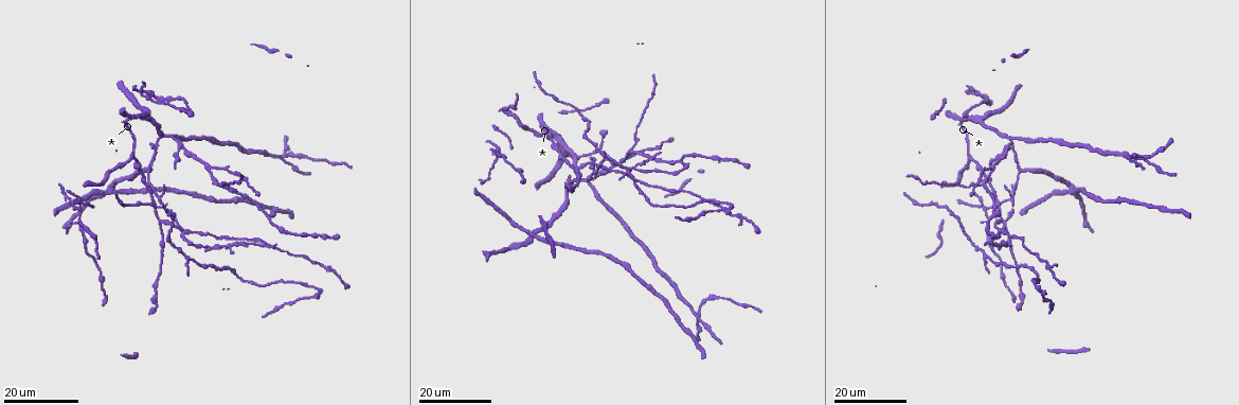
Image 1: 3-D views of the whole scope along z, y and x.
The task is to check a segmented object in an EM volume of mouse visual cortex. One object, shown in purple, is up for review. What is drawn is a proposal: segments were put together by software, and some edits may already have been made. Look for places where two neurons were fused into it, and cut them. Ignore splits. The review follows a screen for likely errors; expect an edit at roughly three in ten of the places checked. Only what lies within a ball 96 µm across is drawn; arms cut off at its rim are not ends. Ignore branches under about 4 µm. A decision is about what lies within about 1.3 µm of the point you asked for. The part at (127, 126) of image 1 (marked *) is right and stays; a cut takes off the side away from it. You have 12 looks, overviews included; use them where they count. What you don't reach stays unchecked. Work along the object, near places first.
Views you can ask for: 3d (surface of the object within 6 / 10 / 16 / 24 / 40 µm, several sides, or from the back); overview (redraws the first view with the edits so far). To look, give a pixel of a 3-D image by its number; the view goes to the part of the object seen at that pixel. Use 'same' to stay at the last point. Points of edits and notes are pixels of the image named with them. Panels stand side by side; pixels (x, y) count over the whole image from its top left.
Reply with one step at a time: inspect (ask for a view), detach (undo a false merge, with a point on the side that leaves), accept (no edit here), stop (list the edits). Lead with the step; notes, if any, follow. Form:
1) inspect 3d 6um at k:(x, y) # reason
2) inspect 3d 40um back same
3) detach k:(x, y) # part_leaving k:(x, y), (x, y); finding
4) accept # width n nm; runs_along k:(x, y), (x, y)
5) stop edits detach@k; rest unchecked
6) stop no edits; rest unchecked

inspect 3d 24um at 1:(631, 151) # a fork

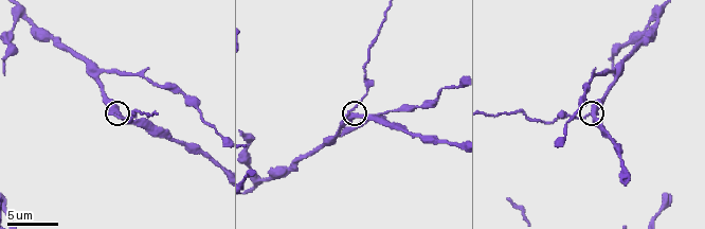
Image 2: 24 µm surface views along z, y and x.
inspect 3d 10um at 2:(591, 114)

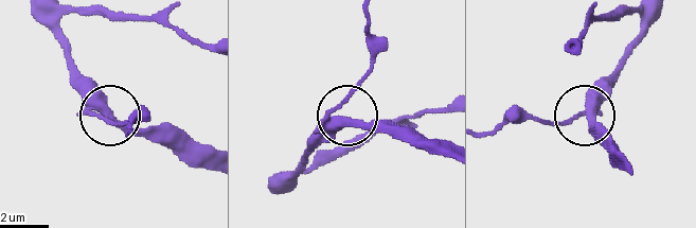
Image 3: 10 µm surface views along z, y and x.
detach 3:(348, 95) # arms 3; a second neuron is stuck on

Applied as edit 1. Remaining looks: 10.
inspect 3d 16um at 1:(153, 93)

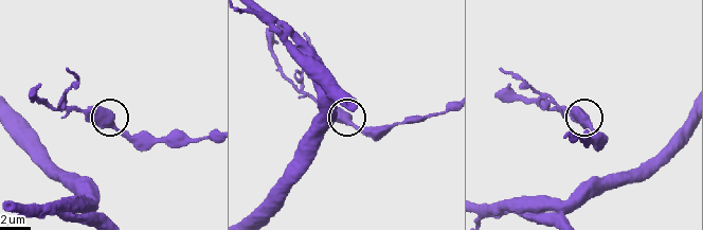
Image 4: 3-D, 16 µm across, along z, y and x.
inspect 3d 10um at 4:(348, 120)

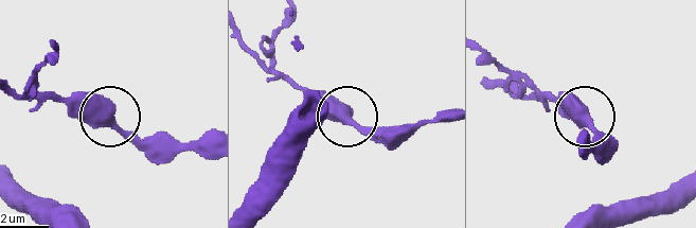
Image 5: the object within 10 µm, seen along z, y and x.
accept # continuous, no second neuron

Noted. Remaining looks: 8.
inspect 3d 16um at 1:(1013, 138) # arms part here

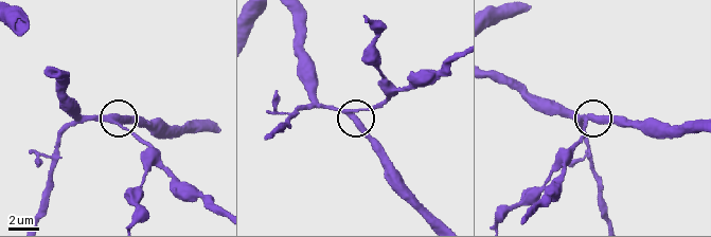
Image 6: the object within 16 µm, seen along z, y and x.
inspect 3d 10um at 6:(119, 122)

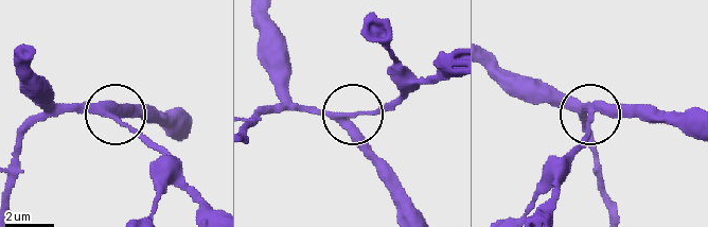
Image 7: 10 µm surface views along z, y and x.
accept # runs_along 7:(493, 60), (547, 83), (589, 115), (580, 150); all the same neuron

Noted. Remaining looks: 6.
inspect 3d 16um at 1:(80, 211) # branch point

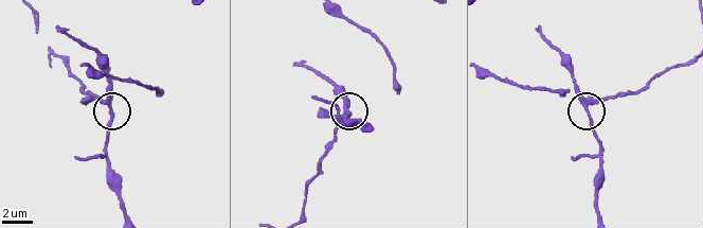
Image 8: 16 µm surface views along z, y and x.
inspect 3d 10um at 8:(347, 112)

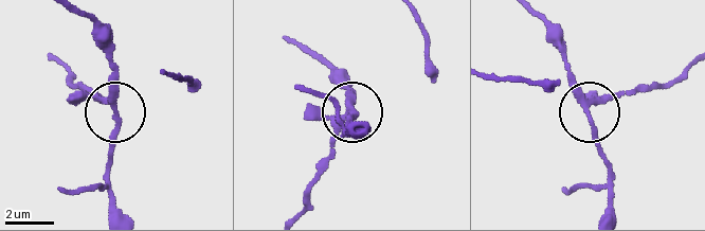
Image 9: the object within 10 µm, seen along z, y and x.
detach 9:(72, 100) # side_arm 32 um; arms 3; two neurons meet here

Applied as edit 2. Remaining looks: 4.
inspect overview

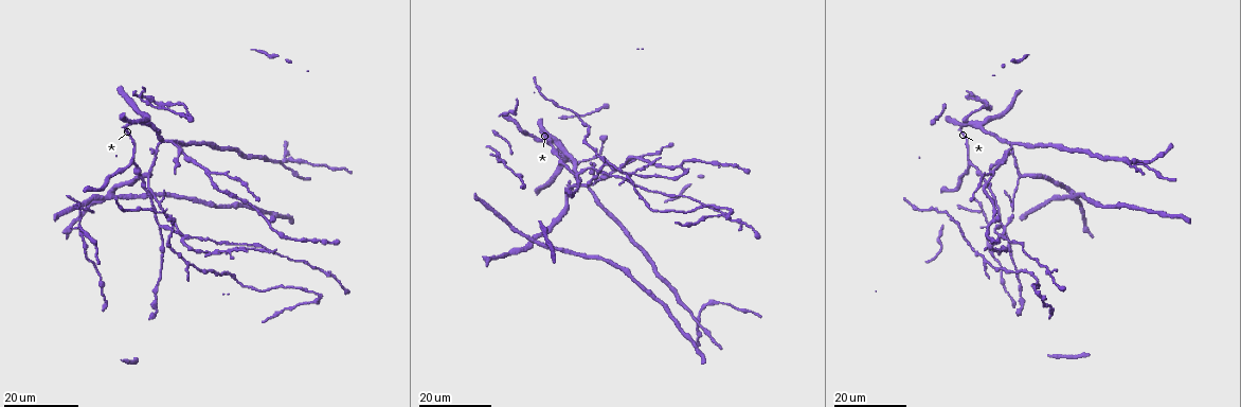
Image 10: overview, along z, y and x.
inspect 3d 24um at 10:(1020, 174) # branch point

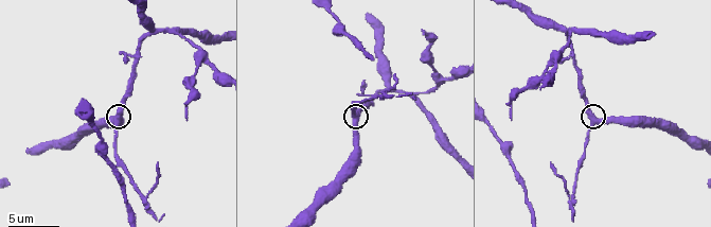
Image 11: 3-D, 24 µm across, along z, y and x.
inspect 3d 6um at 11:(354, 118)

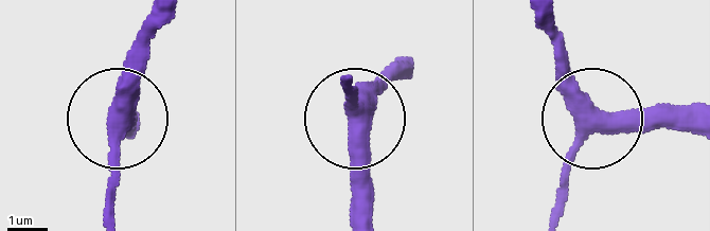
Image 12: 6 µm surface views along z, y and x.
accept # side_arm 14 um; runs_along 12:(547, 24), (591, 116), (564, 176), (561, 217); continuous, no second neuron

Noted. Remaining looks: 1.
stop edits detach@3, detach@9; rest unchecked

